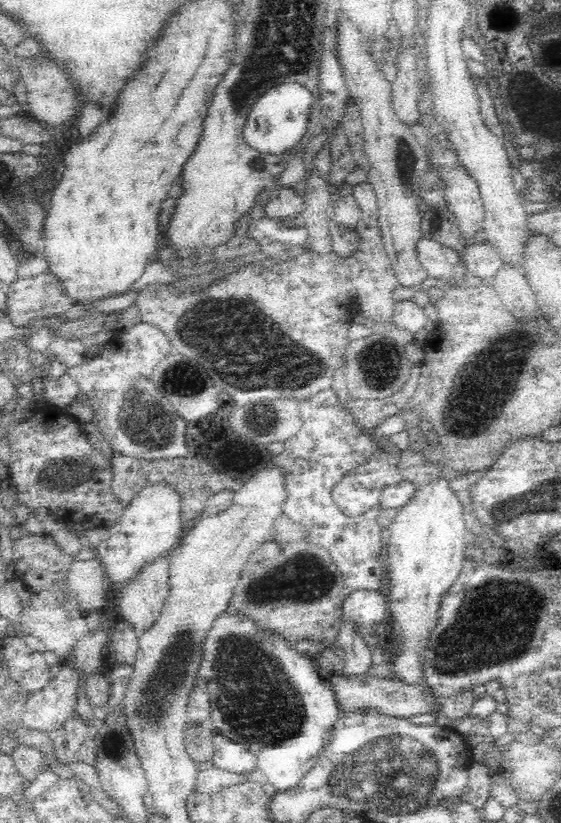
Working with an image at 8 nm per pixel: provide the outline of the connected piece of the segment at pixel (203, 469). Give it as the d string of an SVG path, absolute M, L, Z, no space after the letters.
M112 452L109 457L112 469L112 492L116 494L116 498L126 506L132 498L132 495L148 483L154 481L171 482L176 489L180 490L187 501L186 505L190 508L188 512L191 516L198 510L199 502L207 499L211 494L218 492L220 489L234 490L239 480L234 479L228 474L218 472L211 464L206 462L206 458L174 458L174 460L154 460L146 462L144 460L136 460L120 456L117 452Z

